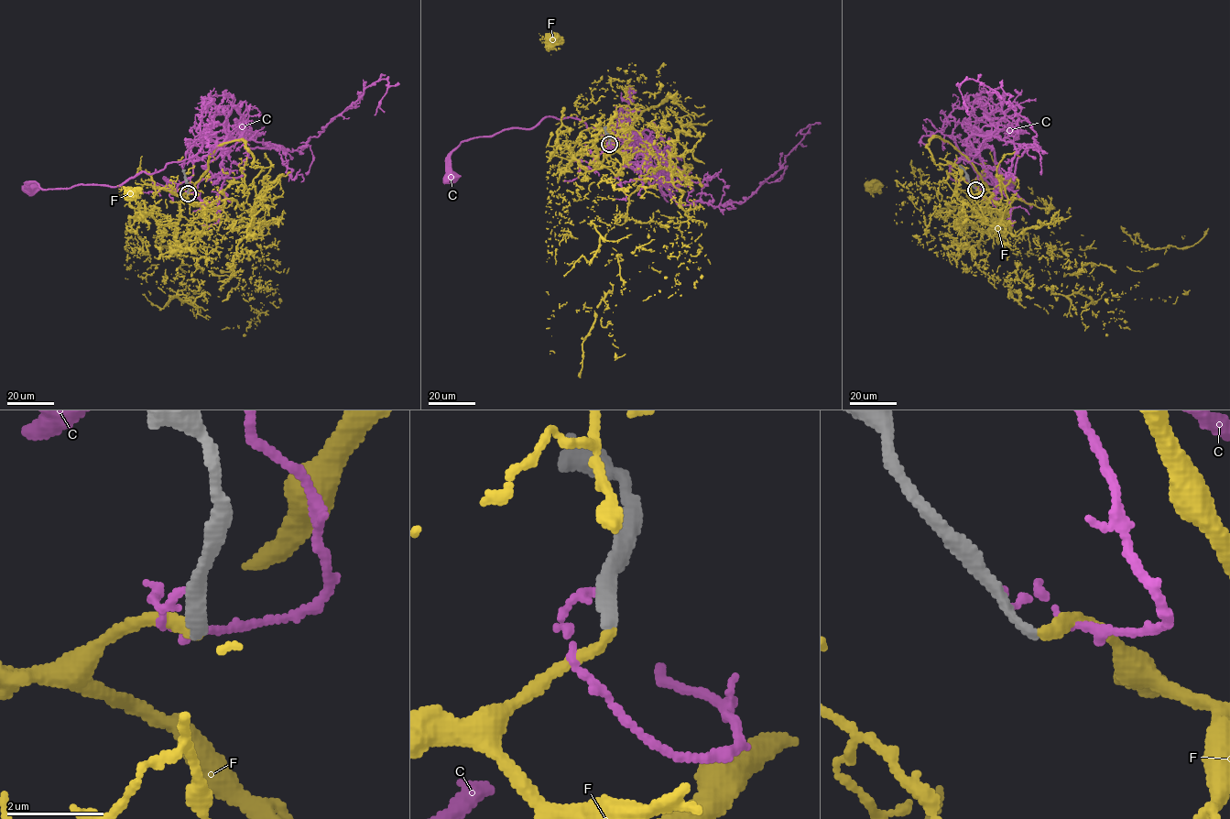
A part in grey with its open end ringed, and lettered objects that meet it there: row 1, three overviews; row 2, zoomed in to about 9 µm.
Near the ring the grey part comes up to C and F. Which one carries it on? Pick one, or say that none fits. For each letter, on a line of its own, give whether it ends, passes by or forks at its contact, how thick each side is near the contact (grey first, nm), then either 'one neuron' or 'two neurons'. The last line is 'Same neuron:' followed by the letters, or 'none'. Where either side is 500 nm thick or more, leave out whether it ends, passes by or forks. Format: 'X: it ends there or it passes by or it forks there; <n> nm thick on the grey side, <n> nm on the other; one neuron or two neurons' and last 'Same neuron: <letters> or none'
C: it ends there; 360 nm thick on the grey side, 140 nm on the other; two neurons
F: it ends there; 240 nm thick on the grey side, 240 nm on the other; one neuron
Same neuron: F

